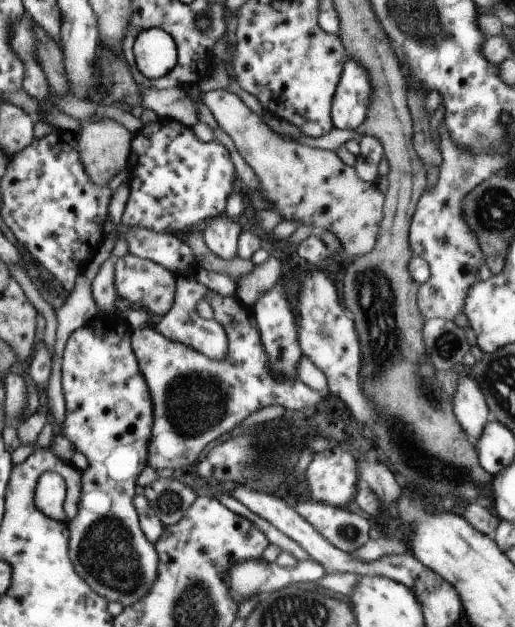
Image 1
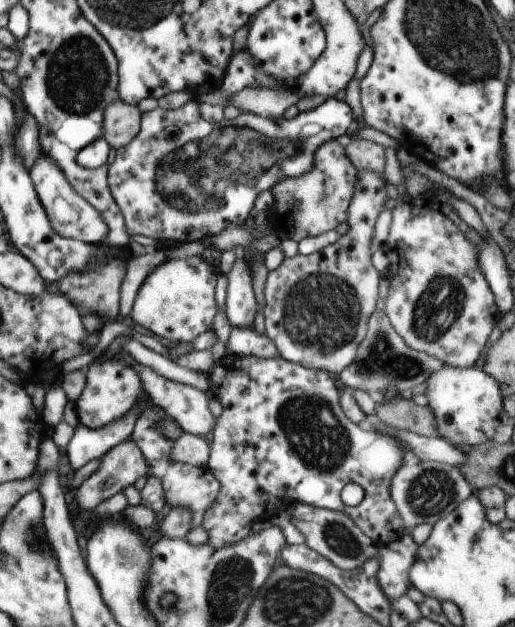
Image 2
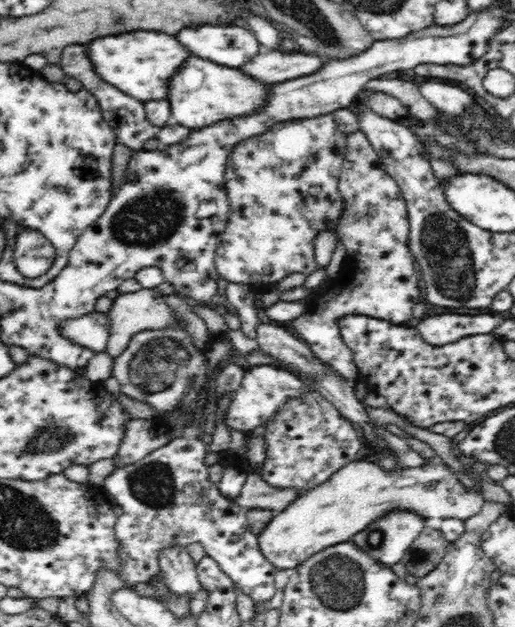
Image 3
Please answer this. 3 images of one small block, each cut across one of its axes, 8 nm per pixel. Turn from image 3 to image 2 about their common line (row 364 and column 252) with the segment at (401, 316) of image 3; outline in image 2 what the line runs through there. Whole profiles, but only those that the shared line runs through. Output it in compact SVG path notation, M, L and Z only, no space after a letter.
M231 327L227 342L226 353L240 357L252 356L262 359L272 359L278 356L278 350L264 334L259 336L253 328L238 329Z

